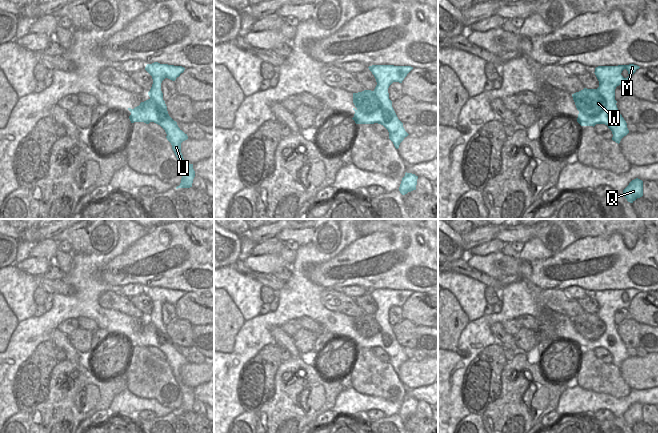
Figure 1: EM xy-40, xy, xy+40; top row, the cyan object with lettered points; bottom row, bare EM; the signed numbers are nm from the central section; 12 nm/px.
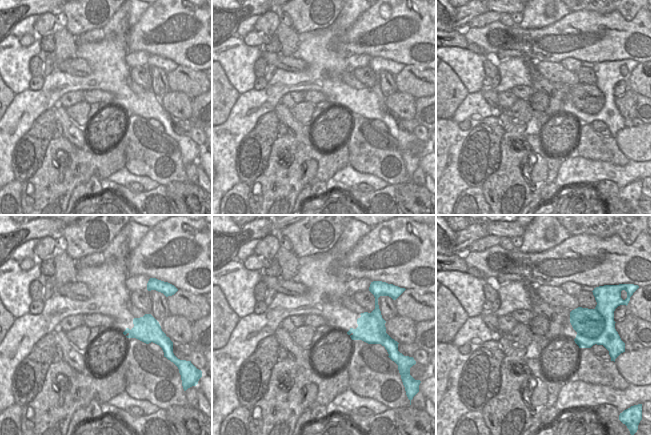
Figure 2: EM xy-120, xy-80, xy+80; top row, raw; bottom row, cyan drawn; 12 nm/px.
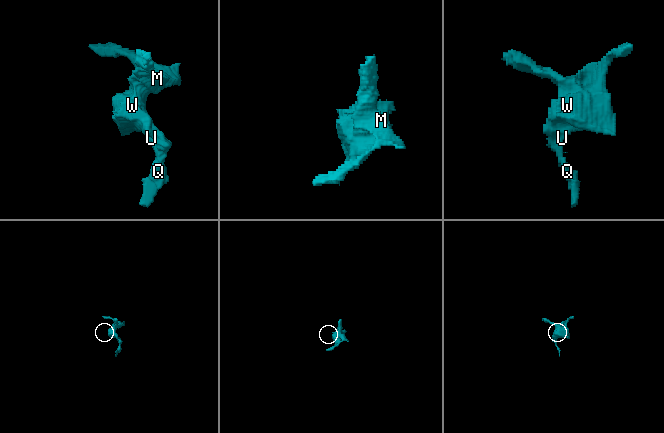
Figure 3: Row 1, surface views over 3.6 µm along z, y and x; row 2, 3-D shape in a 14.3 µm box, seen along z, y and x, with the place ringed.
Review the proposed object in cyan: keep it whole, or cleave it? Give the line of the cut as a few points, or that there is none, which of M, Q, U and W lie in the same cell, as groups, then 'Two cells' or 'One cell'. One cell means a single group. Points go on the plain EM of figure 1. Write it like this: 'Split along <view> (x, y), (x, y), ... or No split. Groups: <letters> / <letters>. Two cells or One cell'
Split along xy+40 (607, 326), (606, 330), (596, 340), (588, 340), (577, 332). Groups: M Q U / W. Two cells

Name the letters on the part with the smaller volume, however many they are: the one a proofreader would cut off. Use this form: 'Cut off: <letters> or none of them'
Cut off: W

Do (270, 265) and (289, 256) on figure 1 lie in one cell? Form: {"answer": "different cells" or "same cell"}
{"answer": "different cells"}

